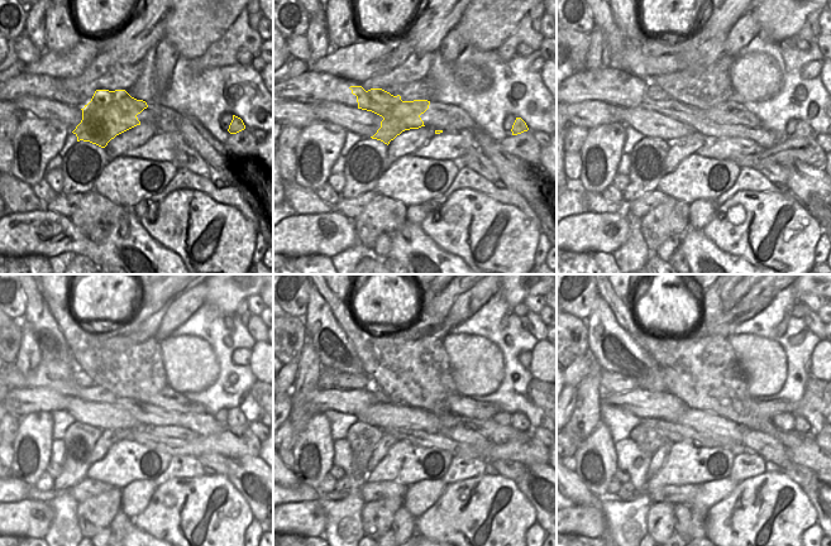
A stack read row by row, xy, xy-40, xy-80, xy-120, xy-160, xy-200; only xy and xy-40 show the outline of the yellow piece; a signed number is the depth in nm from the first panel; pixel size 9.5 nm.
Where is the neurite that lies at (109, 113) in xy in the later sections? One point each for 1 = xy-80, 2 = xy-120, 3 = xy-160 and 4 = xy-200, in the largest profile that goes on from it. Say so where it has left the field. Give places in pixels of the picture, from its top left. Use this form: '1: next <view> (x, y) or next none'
1: next xy-80 (652, 97)
2: next xy-120 (82, 387)
3: next xy-160 (330, 378)
4: next xy-200 (611, 382)

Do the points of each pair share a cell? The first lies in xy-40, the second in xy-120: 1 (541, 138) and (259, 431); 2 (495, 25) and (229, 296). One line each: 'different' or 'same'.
1: same
2: same

